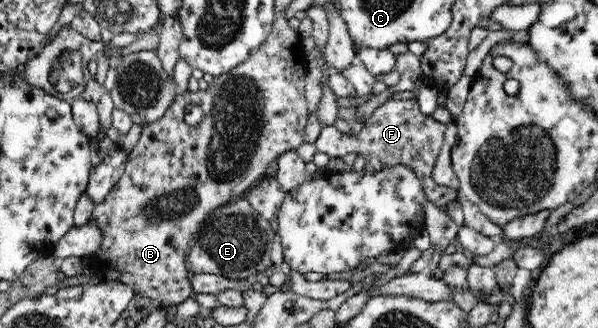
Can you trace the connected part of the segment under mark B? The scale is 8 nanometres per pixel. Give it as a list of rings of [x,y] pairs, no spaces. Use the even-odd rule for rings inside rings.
[[[277,16],[273,22],[271,35],[266,38],[266,41],[259,47],[253,50],[250,57],[240,63],[226,73],[215,76],[212,83],[208,83],[205,90],[191,91],[184,89],[179,91],[174,98],[171,106],[165,111],[165,114],[154,123],[149,123],[142,126],[140,137],[137,144],[132,148],[132,151],[127,155],[127,161],[124,163],[124,173],[118,180],[118,183],[113,187],[113,190],[100,202],[95,205],[91,217],[97,219],[97,224],[101,229],[103,238],[99,250],[95,255],[86,256],[89,258],[91,267],[95,270],[95,275],[100,275],[104,280],[116,280],[132,287],[135,293],[146,295],[150,299],[163,303],[163,305],[177,305],[182,303],[193,295],[192,284],[190,277],[192,272],[188,269],[186,257],[188,255],[188,242],[193,240],[193,236],[200,232],[202,224],[207,215],[217,207],[223,206],[233,199],[243,197],[247,191],[256,185],[265,176],[266,169],[272,161],[276,161],[280,155],[290,150],[295,150],[304,143],[304,127],[308,121],[308,106],[304,93],[304,78],[306,77],[306,55],[301,42],[302,37],[299,31],[293,29],[289,25],[288,19]],[[188,104],[196,104],[202,108],[204,119],[202,123],[195,126],[190,126],[184,122],[184,107]]]

